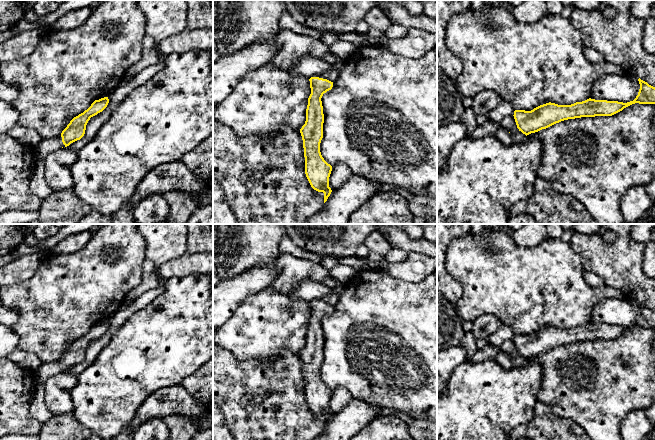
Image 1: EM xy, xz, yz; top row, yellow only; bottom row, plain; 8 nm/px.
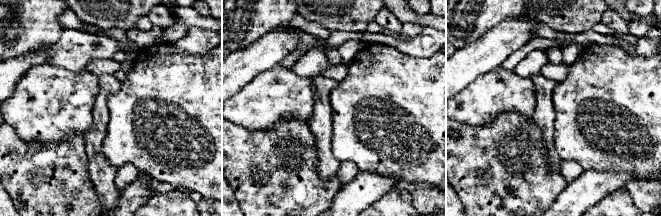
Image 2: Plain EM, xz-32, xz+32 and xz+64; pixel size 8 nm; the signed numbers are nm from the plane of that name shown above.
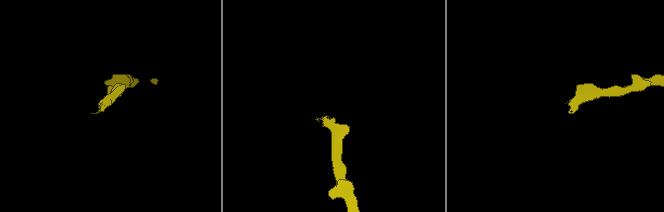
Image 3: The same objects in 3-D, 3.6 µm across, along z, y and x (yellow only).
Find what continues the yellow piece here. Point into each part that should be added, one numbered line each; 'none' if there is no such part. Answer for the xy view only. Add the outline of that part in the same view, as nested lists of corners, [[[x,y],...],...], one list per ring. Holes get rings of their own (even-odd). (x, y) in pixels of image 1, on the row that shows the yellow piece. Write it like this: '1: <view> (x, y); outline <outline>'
1: xy (45, 147); outline [[[61,135],[54,139],[42,140],[39,144],[35,147],[35,152],[38,158],[44,160],[46,156],[53,151],[65,147],[62,142]]]

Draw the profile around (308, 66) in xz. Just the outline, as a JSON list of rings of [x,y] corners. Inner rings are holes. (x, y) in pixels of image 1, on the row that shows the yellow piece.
[[[303,56],[299,62],[288,70],[288,73],[294,76],[305,76],[307,78],[317,77],[335,67],[333,63],[325,62],[323,59]]]

